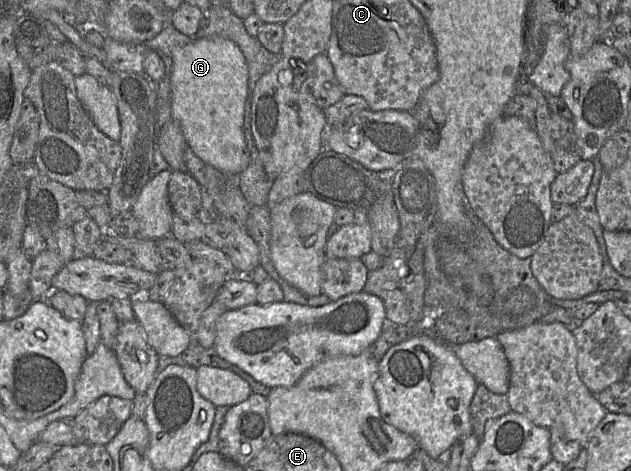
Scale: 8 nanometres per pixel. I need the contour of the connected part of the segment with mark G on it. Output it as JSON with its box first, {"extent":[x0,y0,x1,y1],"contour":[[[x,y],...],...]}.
{"extent":[171,36,250,175],"contour":[[[219,36],[193,39],[187,45],[175,48],[171,59],[171,113],[187,145],[205,164],[228,175],[240,175],[250,162],[243,133],[248,66],[240,48],[233,41]]]}

